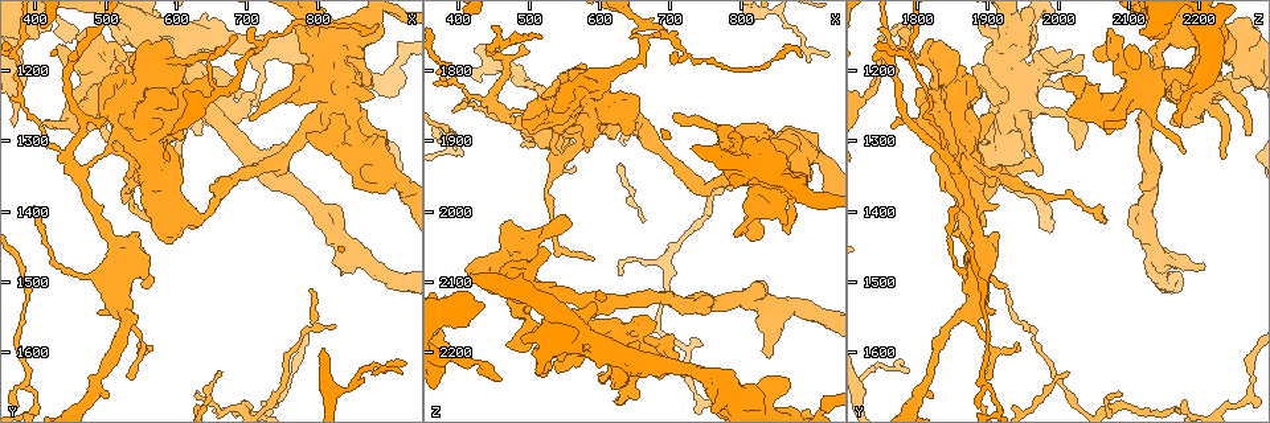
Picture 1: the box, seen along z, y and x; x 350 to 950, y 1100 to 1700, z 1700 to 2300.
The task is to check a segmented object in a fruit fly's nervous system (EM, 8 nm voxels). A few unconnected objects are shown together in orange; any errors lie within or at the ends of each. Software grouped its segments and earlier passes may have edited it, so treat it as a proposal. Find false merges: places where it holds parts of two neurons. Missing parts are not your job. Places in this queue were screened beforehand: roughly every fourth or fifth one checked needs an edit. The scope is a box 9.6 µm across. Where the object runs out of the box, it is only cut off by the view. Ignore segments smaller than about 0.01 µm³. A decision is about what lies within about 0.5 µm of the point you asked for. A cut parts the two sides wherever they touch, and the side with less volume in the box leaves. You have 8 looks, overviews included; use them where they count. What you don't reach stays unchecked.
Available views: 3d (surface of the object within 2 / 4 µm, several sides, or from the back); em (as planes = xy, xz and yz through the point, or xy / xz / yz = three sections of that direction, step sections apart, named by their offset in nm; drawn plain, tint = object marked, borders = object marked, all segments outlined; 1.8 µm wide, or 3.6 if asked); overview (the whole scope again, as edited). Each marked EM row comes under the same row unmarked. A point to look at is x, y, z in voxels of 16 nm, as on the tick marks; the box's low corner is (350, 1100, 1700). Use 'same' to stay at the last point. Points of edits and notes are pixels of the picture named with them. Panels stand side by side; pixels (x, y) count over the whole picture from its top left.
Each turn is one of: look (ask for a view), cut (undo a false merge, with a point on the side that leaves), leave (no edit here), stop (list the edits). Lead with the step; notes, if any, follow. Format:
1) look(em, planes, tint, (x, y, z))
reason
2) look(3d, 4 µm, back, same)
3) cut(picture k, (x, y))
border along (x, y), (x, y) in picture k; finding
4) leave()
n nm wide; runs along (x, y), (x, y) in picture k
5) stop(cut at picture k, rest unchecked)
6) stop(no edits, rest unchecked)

look(em, xz, step 4, tint, (555, 1350, 1920))
thick turns thin

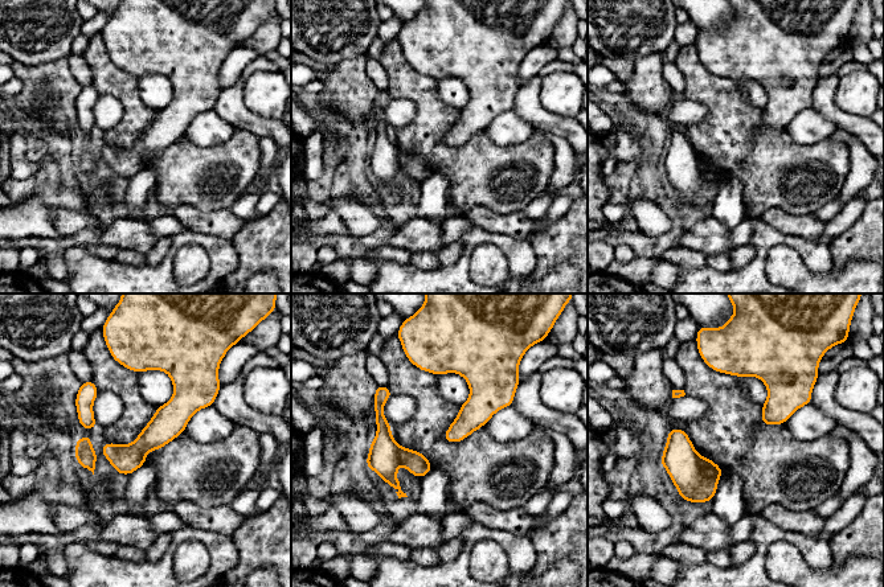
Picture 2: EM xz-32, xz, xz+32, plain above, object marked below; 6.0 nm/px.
look(em, planes, tint, same)

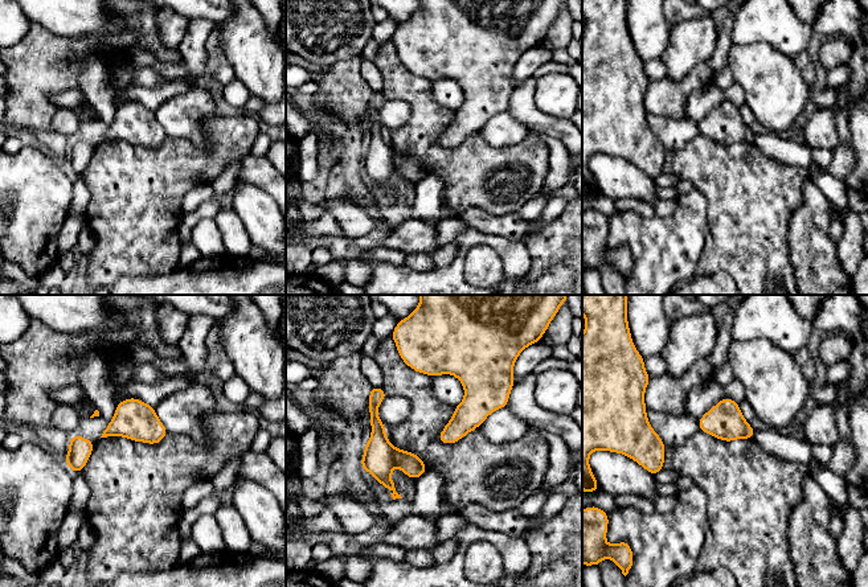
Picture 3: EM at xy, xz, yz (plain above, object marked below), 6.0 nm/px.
cut(picture 3, (377, 459))
border along (393, 448), (396, 464) in picture 3; a second neuron is stuck on

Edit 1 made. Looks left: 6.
look(overview)

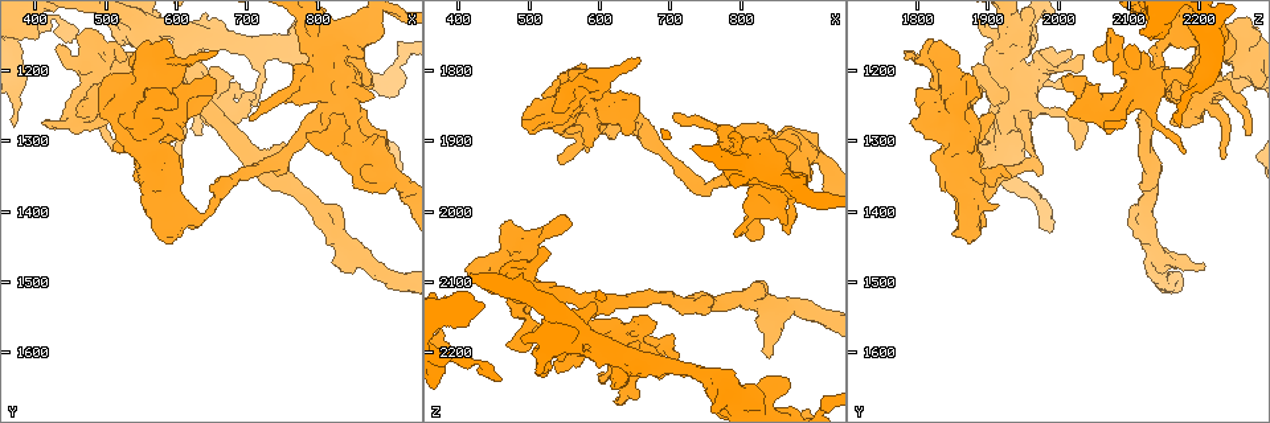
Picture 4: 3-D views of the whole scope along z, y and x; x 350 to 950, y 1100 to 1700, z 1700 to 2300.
look(3d, 4 µm, (665, 1210, 2165))

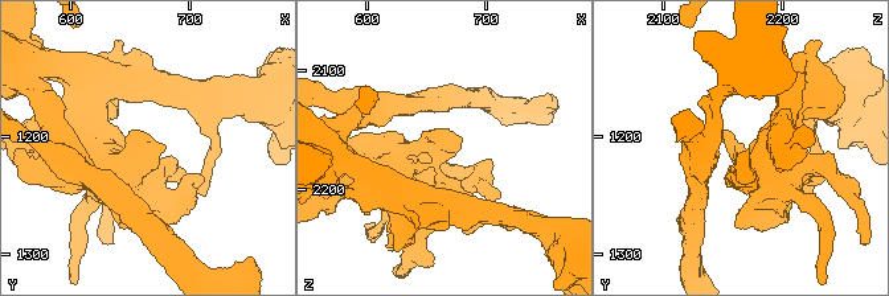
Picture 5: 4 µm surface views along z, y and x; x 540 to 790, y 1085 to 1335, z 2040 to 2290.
look(em, 3.6 µm, planes, borders, (662, 1210, 2166))

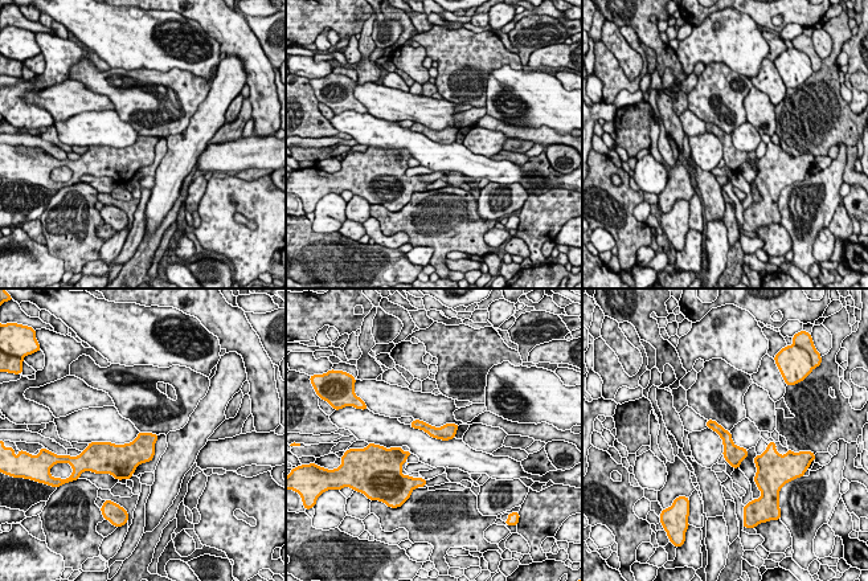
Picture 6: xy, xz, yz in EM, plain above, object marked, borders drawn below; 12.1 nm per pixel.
leave()
all the same neuron

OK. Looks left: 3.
look(3d, 4 µm, (795, 1275, 1950))

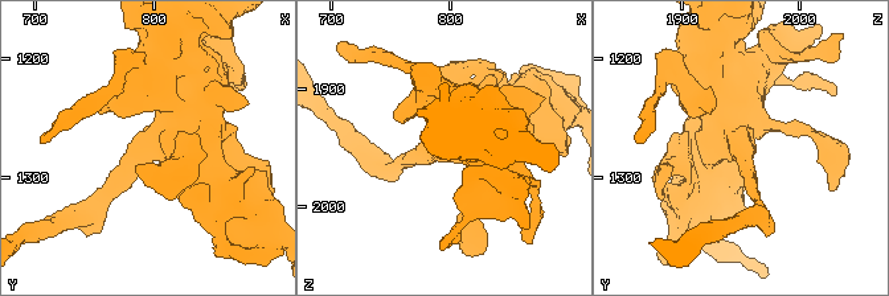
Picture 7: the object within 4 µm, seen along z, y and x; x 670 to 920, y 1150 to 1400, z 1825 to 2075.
look(em, 3.6 µm, planes, tint, (798, 1274, 1952))
3 arms; arms of 200, 260, 750 nm; shape alone is not enough

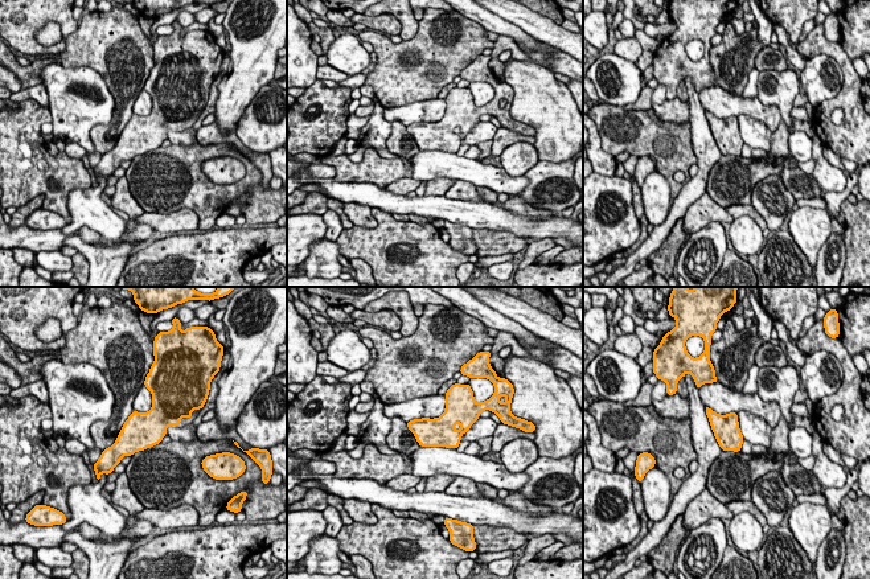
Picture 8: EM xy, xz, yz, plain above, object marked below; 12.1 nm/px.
leave()
one neuron here

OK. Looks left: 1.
stop(cut at picture 3, rest unchecked)

